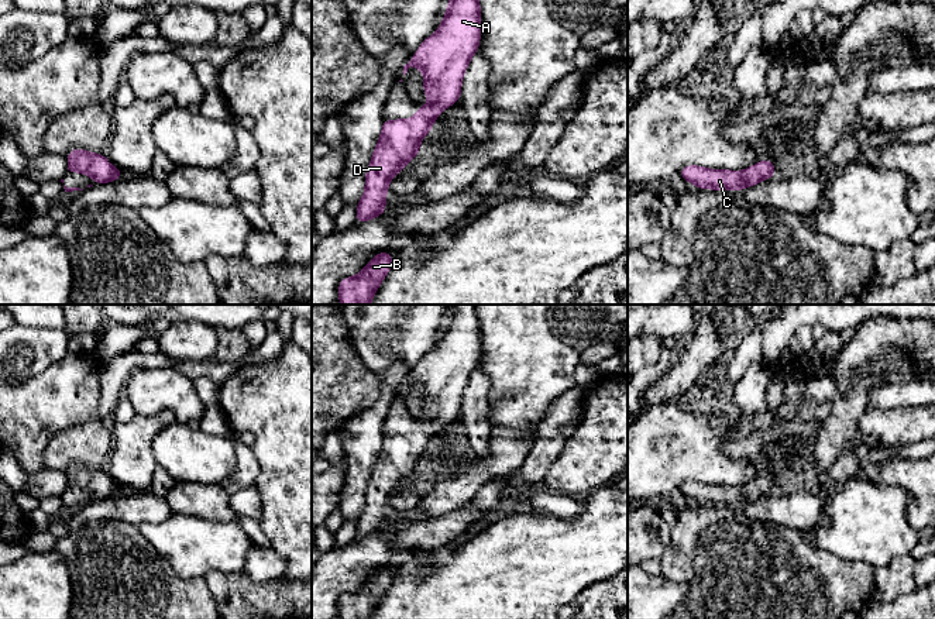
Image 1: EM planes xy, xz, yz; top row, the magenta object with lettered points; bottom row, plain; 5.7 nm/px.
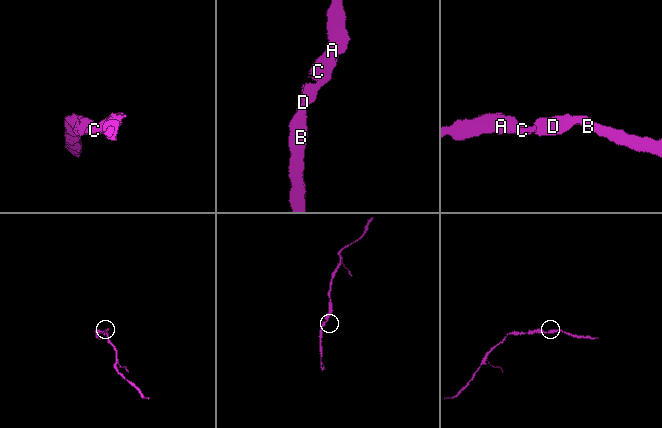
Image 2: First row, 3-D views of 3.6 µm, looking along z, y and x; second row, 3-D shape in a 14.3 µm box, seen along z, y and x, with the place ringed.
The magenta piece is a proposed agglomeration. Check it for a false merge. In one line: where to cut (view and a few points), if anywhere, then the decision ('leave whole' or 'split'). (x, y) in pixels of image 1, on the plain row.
cut none; leave whole

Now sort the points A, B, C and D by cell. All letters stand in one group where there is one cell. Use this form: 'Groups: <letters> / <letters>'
Groups: A B C D

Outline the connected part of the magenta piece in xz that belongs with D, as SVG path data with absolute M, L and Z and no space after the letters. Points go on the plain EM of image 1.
M450 305L450 317L439 345L426 354L413 374L403 381L403 391L410 382L417 382L422 386L423 405L430 420L420 422L412 434L382 437L382 448L365 489L365 508L357 520L355 540L375 534L386 526L385 512L391 495L417 472L420 457L426 450L430 450L437 431L460 416L463 392L472 371L479 364L479 353L481 321L477 314L477 305Z

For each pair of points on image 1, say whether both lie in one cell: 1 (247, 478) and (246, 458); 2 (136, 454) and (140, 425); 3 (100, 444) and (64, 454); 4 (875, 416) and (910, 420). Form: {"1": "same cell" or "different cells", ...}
{"1": "same cell", "2": "same cell", "3": "same cell", "4": "same cell"}

